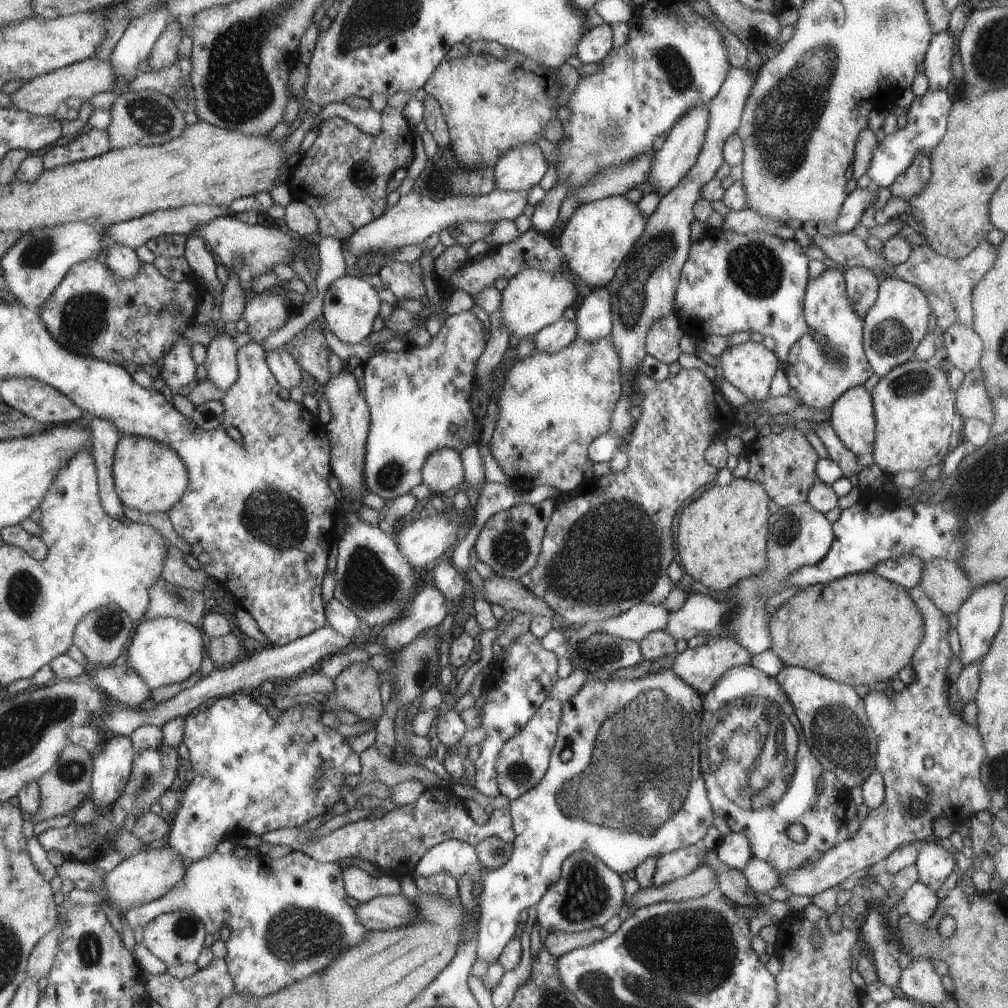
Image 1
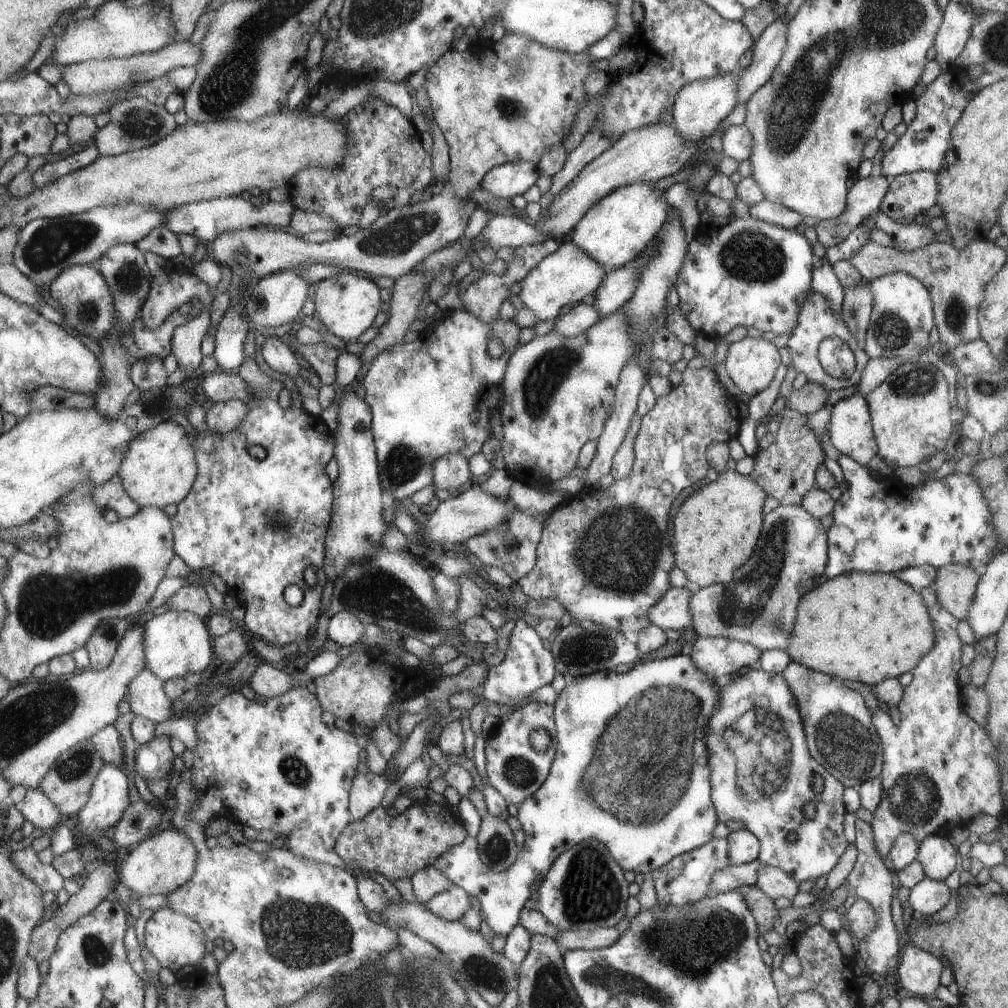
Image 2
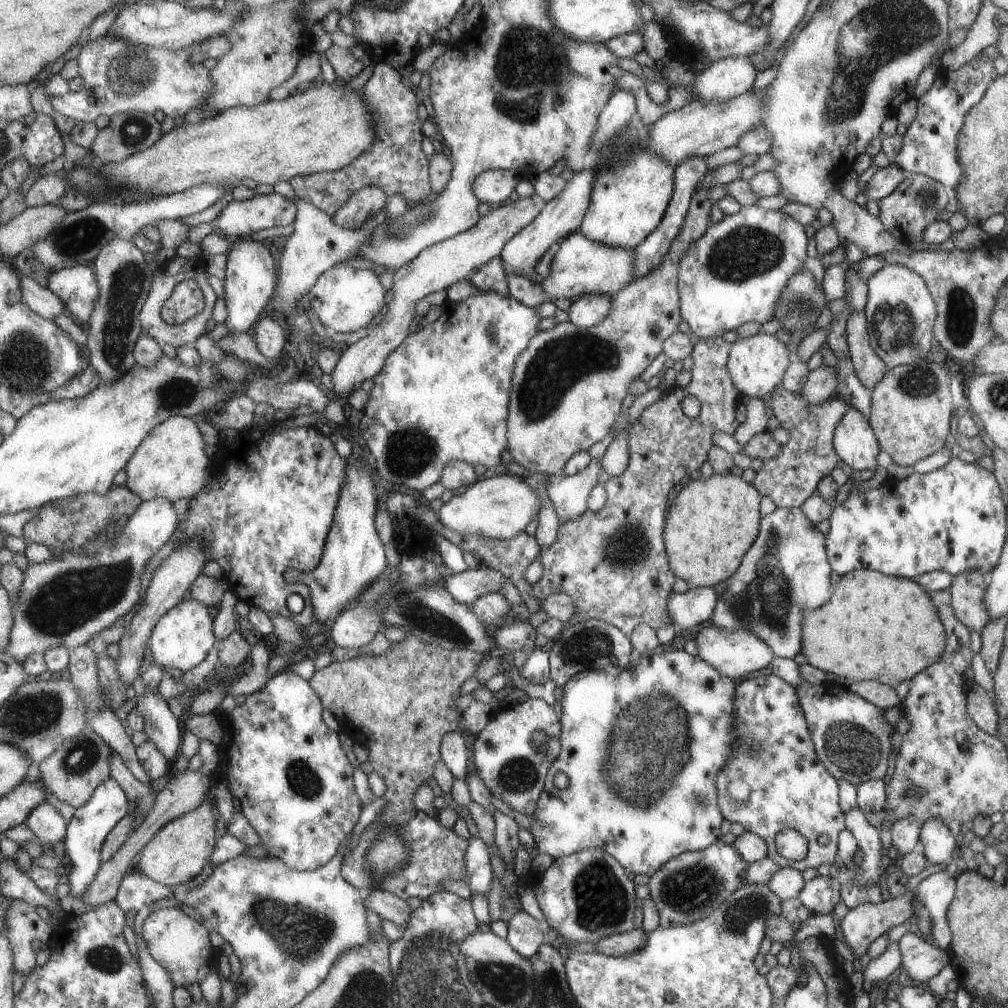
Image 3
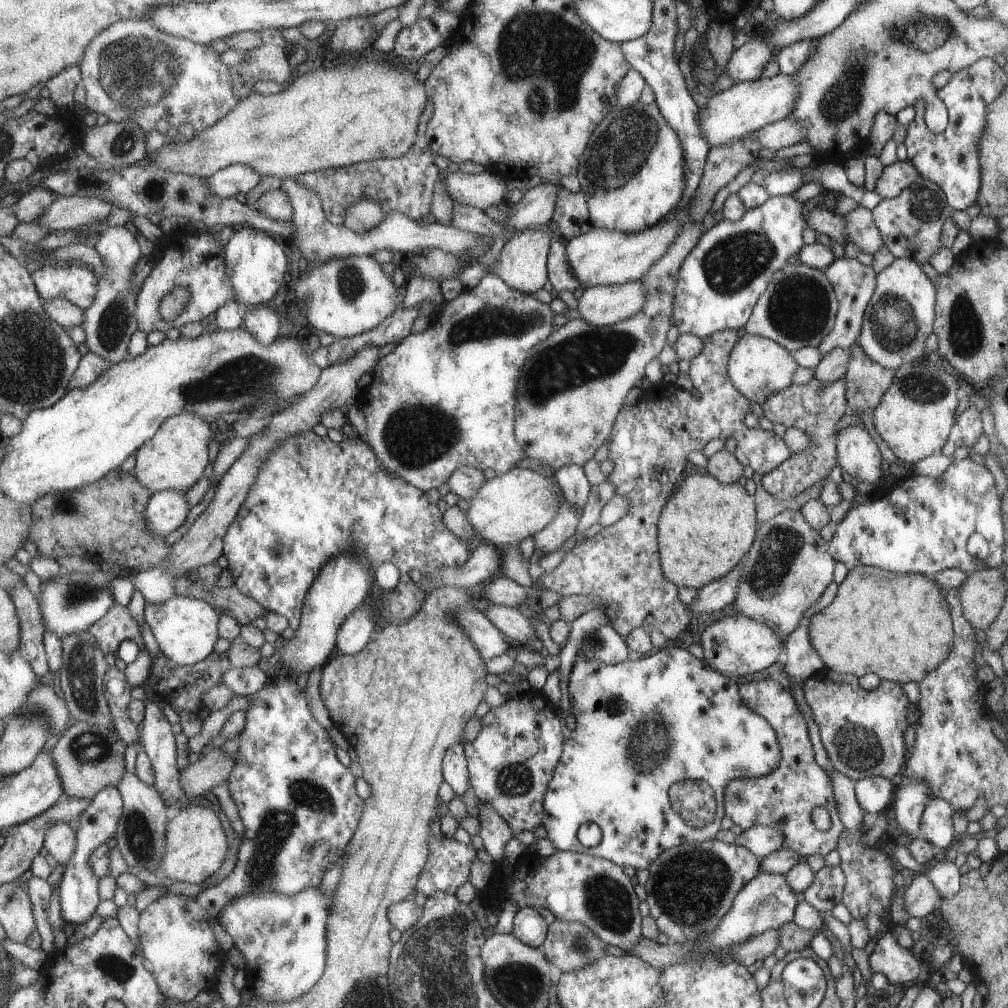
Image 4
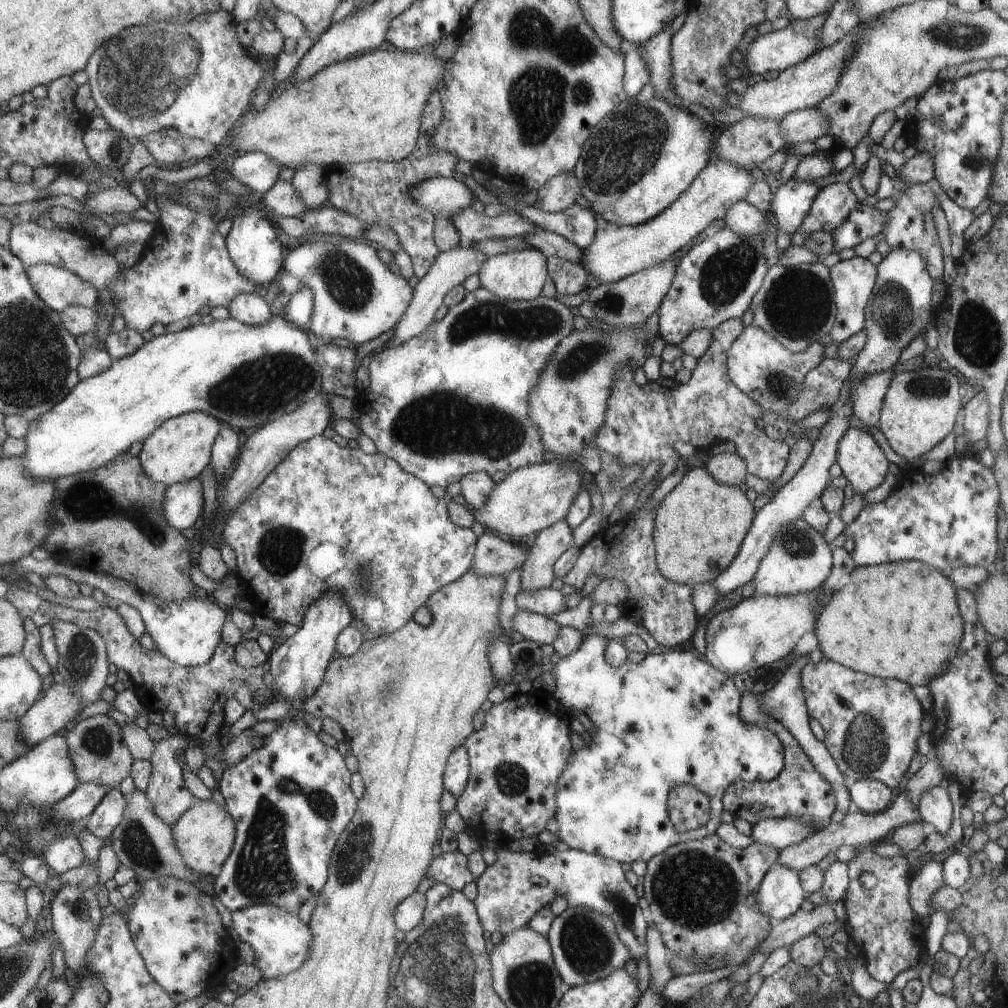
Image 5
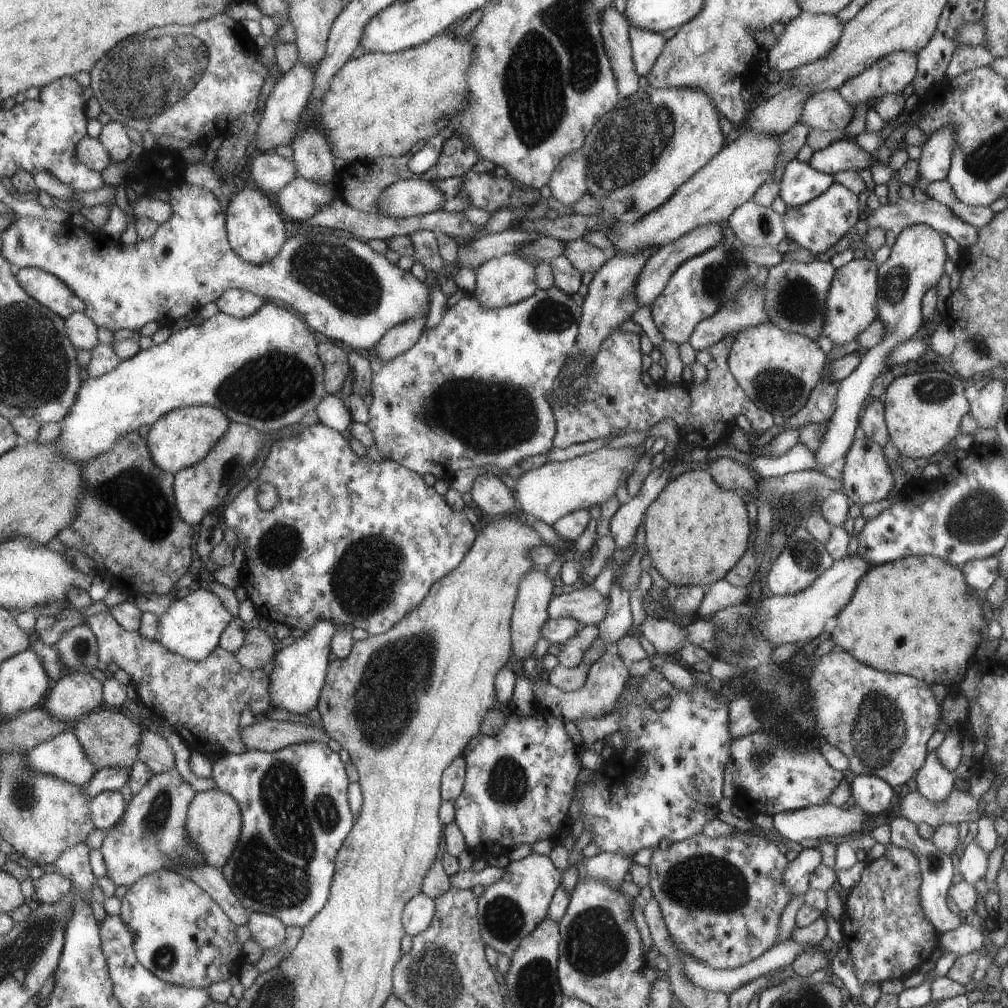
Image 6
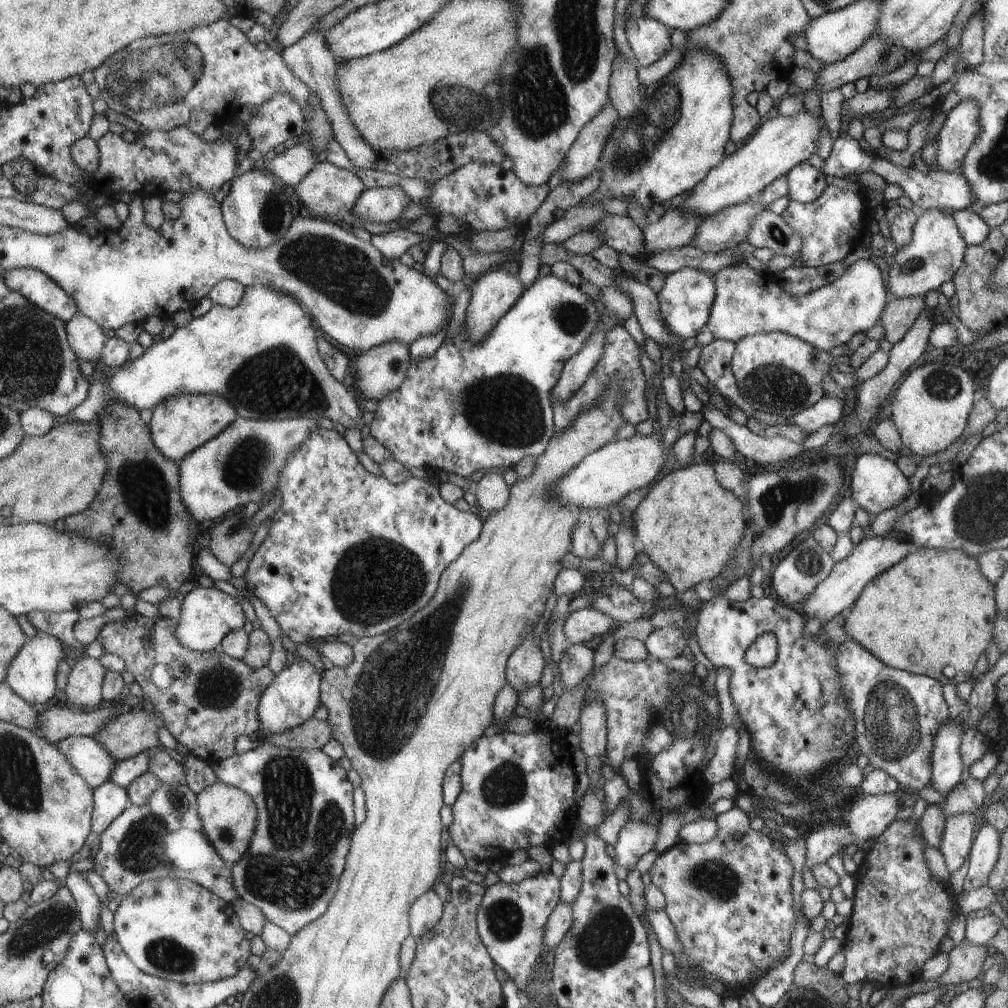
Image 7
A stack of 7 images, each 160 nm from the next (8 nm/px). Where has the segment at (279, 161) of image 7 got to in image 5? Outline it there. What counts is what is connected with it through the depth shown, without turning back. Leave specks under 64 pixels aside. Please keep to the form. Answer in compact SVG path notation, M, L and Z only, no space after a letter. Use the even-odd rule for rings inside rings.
M253 151L237 157L230 172L246 190L256 191L264 196L279 182L281 168L267 153Z

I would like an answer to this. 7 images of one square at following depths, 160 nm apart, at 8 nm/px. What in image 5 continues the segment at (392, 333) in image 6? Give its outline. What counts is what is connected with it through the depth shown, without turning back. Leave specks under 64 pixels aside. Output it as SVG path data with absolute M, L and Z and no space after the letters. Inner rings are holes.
M473 245L450 248L446 251L438 251L437 256L430 264L431 268L417 281L414 288L414 298L410 302L408 309L402 314L401 320L393 330L392 337L384 344L387 347L403 345L410 338L417 336L426 329L426 326L433 320L435 310L441 306L443 296L457 284L461 284L467 276L477 273L480 265L487 258L479 249Z

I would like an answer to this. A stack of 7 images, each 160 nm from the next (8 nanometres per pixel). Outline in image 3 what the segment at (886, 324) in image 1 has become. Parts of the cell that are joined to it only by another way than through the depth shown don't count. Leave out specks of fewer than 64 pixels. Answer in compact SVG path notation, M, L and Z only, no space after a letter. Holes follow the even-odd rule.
M899 264L883 265L875 272L867 284L865 322L869 347L885 364L887 370L898 365L913 365L917 360L929 354L931 343L931 326L937 318L937 306L927 292L925 280L914 271Z

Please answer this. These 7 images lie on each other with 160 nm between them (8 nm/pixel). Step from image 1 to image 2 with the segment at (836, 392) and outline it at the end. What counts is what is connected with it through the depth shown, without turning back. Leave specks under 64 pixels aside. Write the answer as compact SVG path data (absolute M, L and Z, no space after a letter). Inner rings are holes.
M812 292L811 296L806 298L806 302L799 311L799 322L794 326L791 337L787 340L787 348L791 355L790 365L798 373L804 374L807 381L813 381L820 384L827 392L828 390L835 390L839 388L845 388L847 386L855 386L861 378L861 372L865 362L868 360L866 351L858 345L854 335L847 330L845 323L840 317L840 313L832 313L828 307L826 299L822 295ZM835 337L843 341L843 344L847 345L847 348L851 350L854 356L854 367L851 374L848 377L833 378L822 369L820 362L817 358L817 345L824 338Z

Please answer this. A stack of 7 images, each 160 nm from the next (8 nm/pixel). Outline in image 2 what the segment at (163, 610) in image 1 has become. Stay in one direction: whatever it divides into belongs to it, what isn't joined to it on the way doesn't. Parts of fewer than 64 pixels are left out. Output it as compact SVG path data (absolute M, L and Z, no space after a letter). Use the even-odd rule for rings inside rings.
M185 584L170 596L166 602L171 609L191 611L201 618L208 618L213 610L213 602L202 585Z

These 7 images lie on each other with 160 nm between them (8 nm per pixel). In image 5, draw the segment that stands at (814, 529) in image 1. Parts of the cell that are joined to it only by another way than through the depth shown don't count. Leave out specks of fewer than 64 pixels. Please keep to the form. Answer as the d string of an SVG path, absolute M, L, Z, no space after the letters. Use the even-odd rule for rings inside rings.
M801 517L790 520L775 531L765 556L760 558L751 582L755 595L785 596L809 592L822 586L830 576L831 552L822 534L813 530Z

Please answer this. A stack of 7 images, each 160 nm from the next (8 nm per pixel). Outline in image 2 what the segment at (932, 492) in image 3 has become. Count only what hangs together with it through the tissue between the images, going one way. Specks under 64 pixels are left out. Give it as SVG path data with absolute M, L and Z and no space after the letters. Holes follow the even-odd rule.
M840 455L836 461L847 488L832 506L832 523L827 529L828 561L823 574L829 578L851 571L895 574L919 565L939 569L949 564L974 566L981 571L989 564L998 546L998 536L992 525L991 506L971 473L952 473L937 480L928 478L918 485L906 485L899 490L901 486L892 488L887 484L887 478L874 477L852 458Z

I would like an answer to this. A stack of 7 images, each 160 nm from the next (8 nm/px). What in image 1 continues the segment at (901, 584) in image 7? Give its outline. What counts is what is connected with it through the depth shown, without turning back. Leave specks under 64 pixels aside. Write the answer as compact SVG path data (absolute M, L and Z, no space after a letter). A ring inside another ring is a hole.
M846 574L827 584L815 583L797 591L771 614L767 630L771 634L771 652L784 666L798 666L815 671L825 678L873 688L877 682L888 682L895 672L909 664L923 636L923 619L907 589L875 574Z

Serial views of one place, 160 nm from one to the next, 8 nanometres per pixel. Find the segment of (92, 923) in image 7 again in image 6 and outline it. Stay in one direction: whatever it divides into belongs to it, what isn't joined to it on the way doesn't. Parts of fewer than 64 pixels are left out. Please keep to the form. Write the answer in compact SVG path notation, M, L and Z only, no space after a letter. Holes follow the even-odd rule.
M83 842L69 850L66 850L54 865L57 868L57 872L72 880L72 890L79 898L82 897L80 897L78 893L84 892L91 894L91 890L93 890L93 882L99 879L95 874L93 874L93 868L91 868L91 862L89 862L89 848L87 848Z

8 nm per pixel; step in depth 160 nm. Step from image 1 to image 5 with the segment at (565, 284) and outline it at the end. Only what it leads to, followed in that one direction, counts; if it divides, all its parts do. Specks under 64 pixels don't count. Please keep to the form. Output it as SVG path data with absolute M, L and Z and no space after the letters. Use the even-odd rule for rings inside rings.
M712 159L677 198L654 217L636 225L618 225L595 216L596 231L591 244L581 251L581 266L591 282L611 282L665 260L681 246L706 233L713 220L726 216L731 205L743 201L753 184L749 171L723 159Z

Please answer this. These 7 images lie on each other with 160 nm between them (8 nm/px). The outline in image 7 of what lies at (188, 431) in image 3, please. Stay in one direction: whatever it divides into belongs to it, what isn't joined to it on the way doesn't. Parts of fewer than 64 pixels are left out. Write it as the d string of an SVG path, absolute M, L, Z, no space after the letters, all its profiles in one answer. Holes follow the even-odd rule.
M181 393L155 405L149 425L158 449L167 458L181 463L200 446L218 437L237 417L236 406L223 395Z

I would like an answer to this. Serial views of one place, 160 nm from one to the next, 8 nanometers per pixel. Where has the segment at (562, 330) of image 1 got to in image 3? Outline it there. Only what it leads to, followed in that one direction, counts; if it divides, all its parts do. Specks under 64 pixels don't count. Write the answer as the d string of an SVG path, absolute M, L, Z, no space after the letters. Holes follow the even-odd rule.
M589 294L577 297L569 306L569 322L579 328L596 326L609 314L610 305L609 295Z

